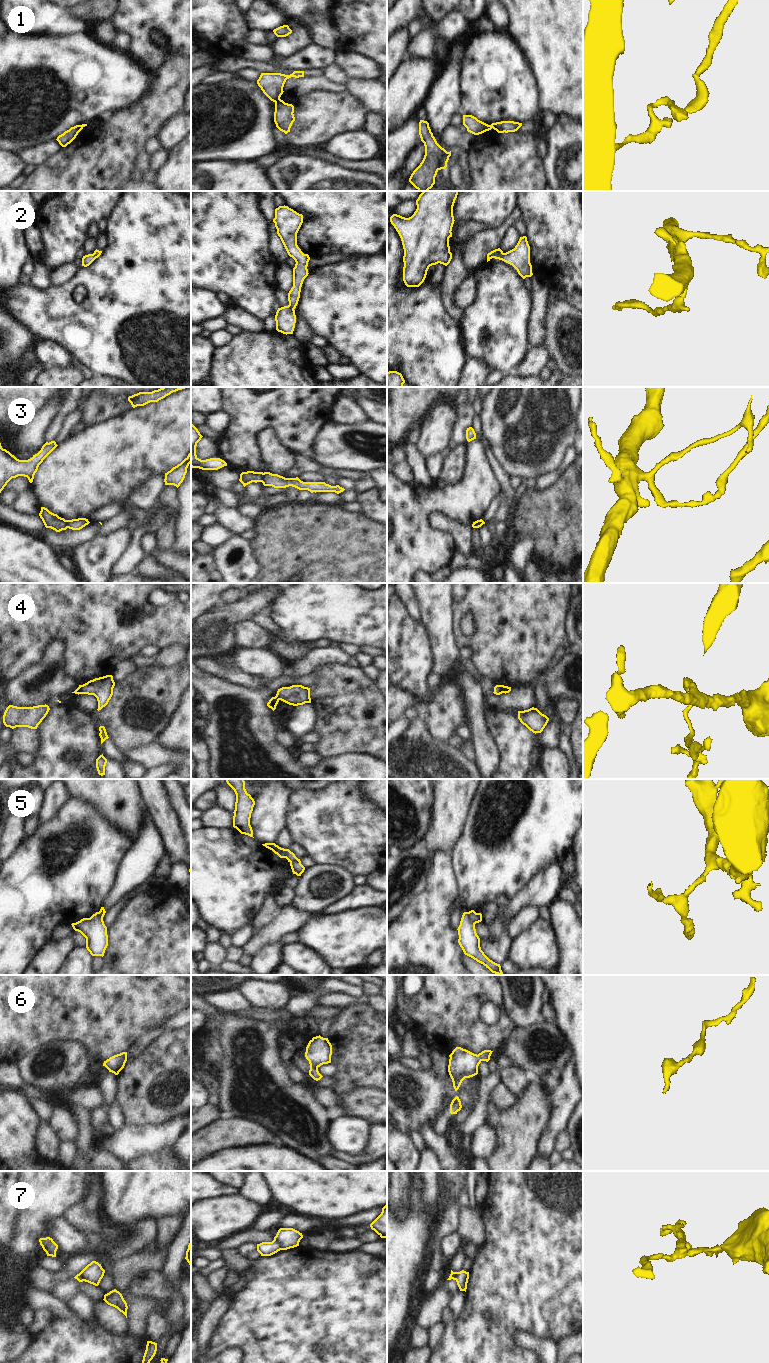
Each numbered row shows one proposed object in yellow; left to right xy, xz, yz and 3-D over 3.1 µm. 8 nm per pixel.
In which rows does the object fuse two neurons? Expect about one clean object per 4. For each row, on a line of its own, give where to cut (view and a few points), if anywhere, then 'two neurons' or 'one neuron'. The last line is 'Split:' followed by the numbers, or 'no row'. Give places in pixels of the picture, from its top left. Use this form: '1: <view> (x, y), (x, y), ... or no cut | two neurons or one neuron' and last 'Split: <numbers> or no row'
1: xz (279, 98), (275, 102) | two neurons
2: yz (504, 253), (500, 259) | two neurons
3: xz (263, 473), (260, 481) | two neurons
4: yz (500, 685), (502, 692) | two neurons
5: yz (467, 912), (474, 924) | two neurons
6: no cut | one neuron
7: xz (274, 1239), (281, 1249) | two neurons
Split: 1, 2, 3, 4, 5, 7

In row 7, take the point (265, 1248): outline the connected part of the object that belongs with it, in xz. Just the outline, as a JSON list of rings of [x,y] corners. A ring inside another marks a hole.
[[[276,1240],[257,1244],[257,1251],[261,1254],[261,1256],[271,1256],[280,1250],[280,1244]]]

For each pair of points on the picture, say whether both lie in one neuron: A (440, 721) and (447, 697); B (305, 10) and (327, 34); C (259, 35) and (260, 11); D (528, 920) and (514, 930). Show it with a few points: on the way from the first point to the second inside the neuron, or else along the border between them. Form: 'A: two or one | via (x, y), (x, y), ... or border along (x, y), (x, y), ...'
A: one | via (442, 715), (446, 711), (447, 703)
B: one | via (311, 16), (323, 28)
C: two | border along (266, 30), (252, 31)
D: one | via (525, 920), (517, 927)

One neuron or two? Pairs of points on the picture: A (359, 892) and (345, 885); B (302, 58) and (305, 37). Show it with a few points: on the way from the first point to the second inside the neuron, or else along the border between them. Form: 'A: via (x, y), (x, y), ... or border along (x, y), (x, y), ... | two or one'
A: border along (355, 886), (347, 894), (332, 902) | two
B: border along (314, 43), (286, 58) | two

